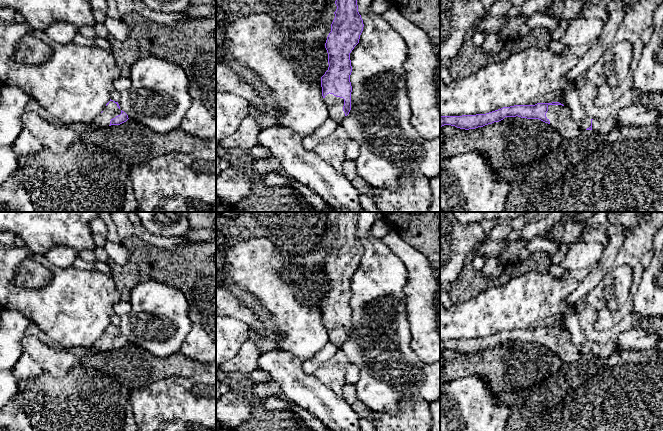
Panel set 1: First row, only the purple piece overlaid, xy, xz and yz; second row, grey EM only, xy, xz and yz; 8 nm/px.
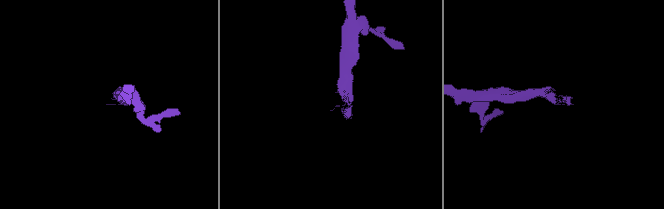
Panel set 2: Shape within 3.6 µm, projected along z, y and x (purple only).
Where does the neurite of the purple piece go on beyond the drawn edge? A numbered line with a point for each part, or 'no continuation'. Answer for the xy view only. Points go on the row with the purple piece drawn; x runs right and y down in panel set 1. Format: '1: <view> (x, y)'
1: xy (110, 111)

